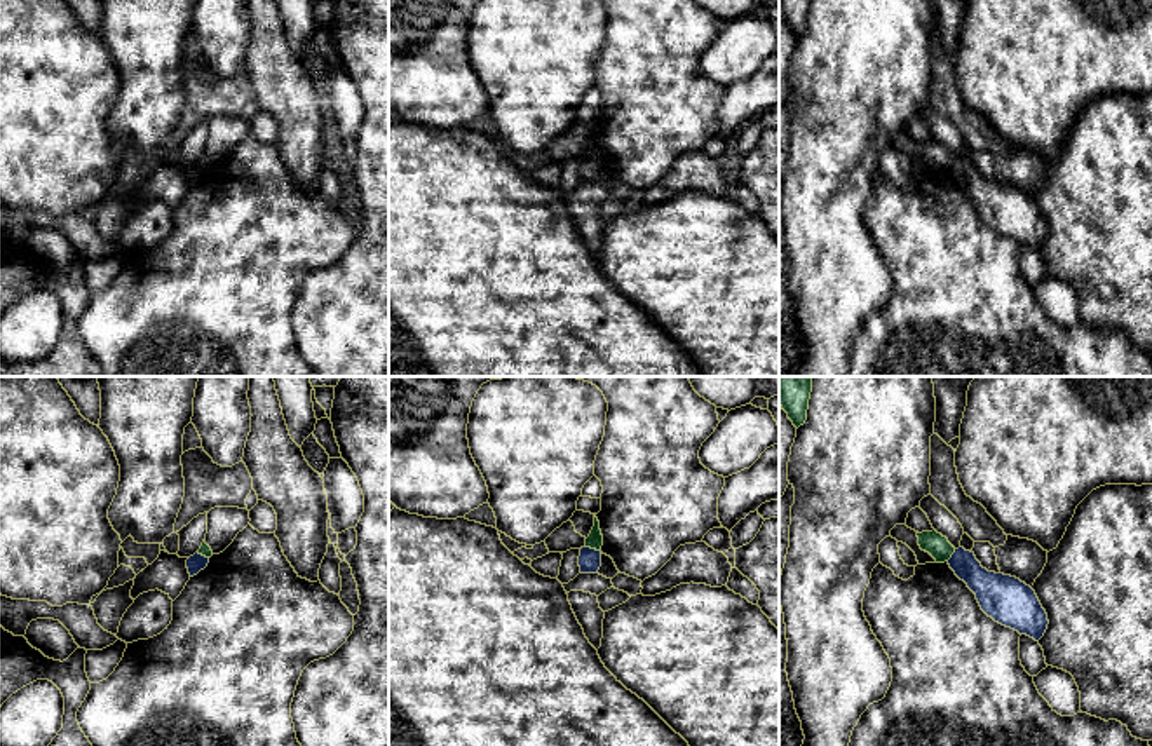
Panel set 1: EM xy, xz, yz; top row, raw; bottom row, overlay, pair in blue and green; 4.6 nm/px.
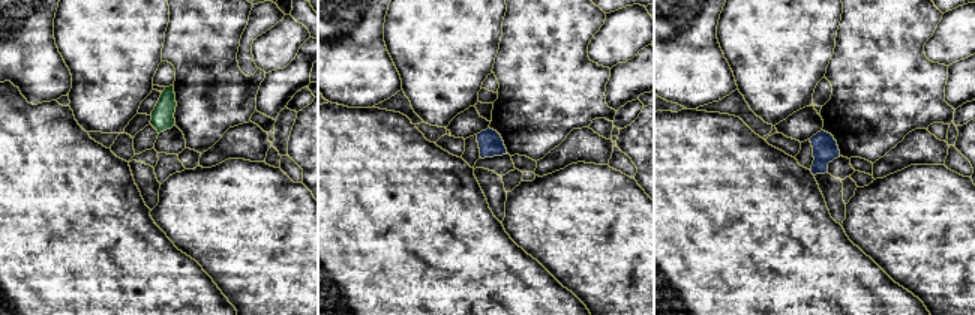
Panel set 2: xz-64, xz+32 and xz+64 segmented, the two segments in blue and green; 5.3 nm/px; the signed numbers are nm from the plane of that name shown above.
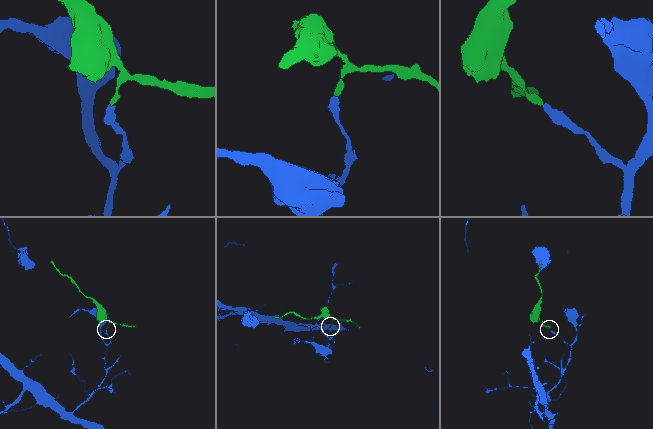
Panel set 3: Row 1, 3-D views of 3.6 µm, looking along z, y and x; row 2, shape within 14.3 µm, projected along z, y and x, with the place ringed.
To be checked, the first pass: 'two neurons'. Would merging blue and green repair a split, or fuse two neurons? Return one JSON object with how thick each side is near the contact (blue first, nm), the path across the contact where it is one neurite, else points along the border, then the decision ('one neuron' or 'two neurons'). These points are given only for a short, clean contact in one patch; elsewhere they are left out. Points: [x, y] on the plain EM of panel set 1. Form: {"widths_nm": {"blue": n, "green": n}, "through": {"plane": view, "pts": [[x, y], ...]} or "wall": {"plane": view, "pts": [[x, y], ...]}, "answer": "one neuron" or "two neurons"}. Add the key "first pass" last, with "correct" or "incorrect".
{"widths_nm": {"blue": 110, "green": 80}, "wall": {"plane": "xz", "pts": [[584, 155], [600, 161]]}, "answer": "two neurons", "first pass": "correct"}

